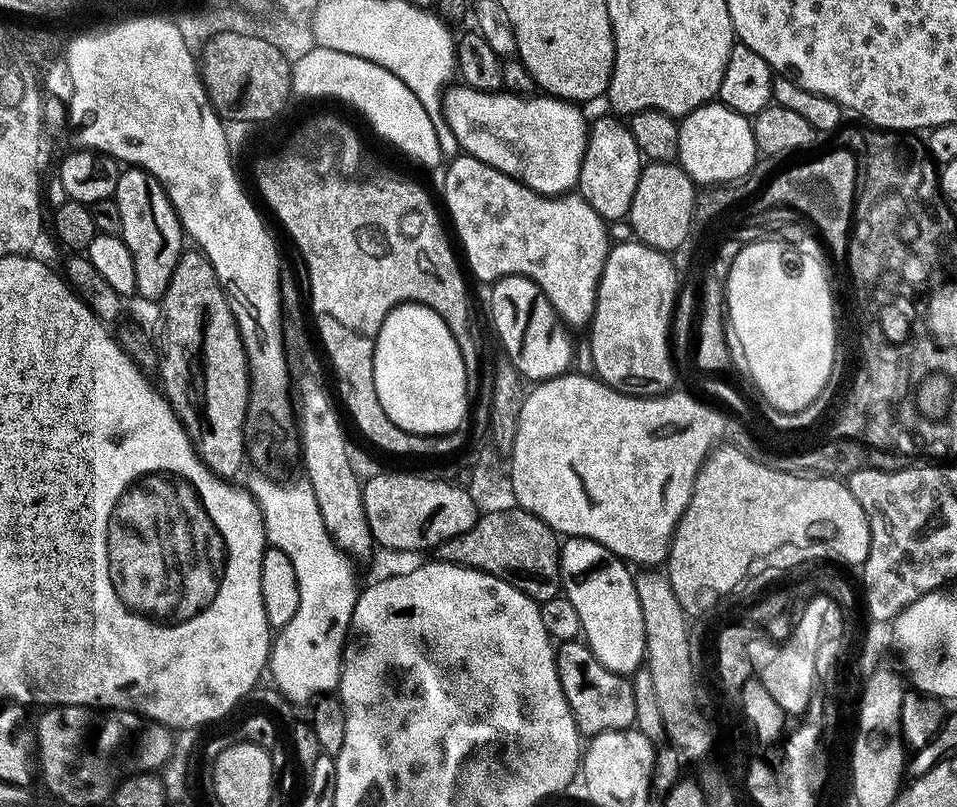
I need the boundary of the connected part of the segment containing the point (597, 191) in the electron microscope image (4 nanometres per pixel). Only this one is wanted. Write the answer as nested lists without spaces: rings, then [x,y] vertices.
[[[607,115],[595,123],[592,122],[589,127],[588,141],[580,167],[578,192],[596,213],[605,220],[612,221],[623,219],[627,215],[644,160],[631,127],[623,119]]]

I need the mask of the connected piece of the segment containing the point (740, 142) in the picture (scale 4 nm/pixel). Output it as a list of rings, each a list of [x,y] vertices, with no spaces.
[[[719,102],[703,104],[679,121],[678,163],[697,185],[725,184],[742,178],[758,159],[749,117]]]

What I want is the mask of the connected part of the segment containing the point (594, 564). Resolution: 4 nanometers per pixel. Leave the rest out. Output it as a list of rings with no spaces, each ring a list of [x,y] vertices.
[[[581,536],[565,539],[560,546],[560,583],[562,594],[574,606],[580,619],[580,630],[588,648],[611,672],[632,674],[636,667],[646,660],[644,651],[644,623],[642,606],[638,606],[638,594],[633,573],[627,572],[625,561],[614,555],[606,546],[596,540],[587,540]]]

